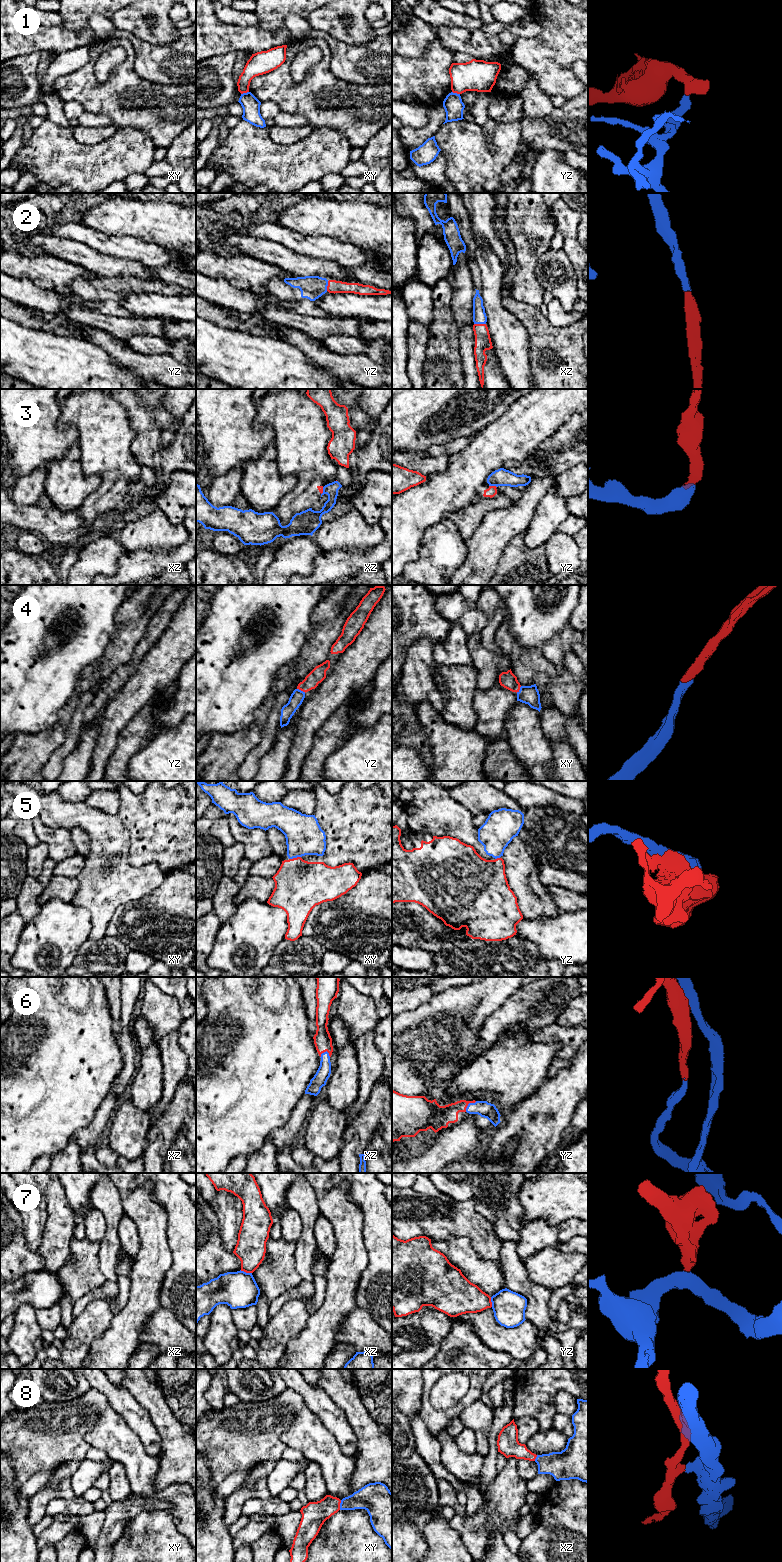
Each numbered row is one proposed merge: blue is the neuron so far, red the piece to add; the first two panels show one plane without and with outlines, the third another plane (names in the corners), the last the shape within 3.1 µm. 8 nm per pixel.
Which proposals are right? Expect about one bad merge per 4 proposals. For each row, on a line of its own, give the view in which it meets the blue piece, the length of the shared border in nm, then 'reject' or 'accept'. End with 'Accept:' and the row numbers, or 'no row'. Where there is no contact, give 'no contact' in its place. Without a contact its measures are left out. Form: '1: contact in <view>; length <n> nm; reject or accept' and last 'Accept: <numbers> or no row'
1: contact in xy; length 70 nm; reject
2: contact in xz; length 100 nm; accept
3: contact in yz; length 70 nm; reject
4: contact in yz; length 80 nm; accept
5: contact in xy; length 100 nm; accept
6: contact in yz; length 130 nm; accept
7: contact in xz; length 100 nm; reject
8: contact in xy; length 80 nm; accept
Accept: 2, 4, 5, 6, 8

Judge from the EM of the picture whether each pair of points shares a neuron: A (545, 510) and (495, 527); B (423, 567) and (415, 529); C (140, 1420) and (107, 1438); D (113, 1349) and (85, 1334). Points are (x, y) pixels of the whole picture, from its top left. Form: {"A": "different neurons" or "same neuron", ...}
{"A": "different neurons", "B": "different neurons", "C": "different neurons", "D": "different neurons"}

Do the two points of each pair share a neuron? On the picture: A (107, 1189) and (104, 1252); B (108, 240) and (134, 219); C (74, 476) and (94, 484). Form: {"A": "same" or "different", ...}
{"A": "same", "B": "different", "C": "same"}

